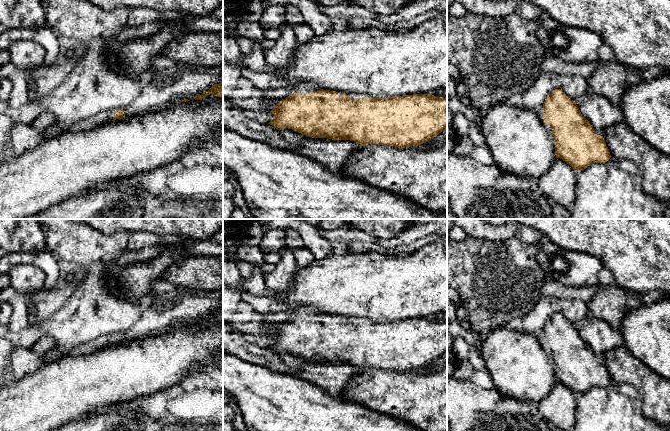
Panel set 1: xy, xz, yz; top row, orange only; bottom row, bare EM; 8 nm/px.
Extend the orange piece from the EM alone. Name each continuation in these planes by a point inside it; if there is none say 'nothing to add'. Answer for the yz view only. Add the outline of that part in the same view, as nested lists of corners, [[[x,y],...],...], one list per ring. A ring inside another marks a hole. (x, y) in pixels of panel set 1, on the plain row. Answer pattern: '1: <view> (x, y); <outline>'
1: yz (539, 335); [[[543,329],[542,330],[539,330],[536,334],[535,334],[535,337],[539,340],[539,342],[541,343],[543,349],[545,350],[546,354],[552,358],[552,354],[551,354],[551,350],[549,348],[545,348],[543,346]]]

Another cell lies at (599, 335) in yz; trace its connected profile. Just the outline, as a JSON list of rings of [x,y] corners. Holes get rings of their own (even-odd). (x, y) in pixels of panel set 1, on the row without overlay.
[[[592,313],[575,326],[581,338],[600,360],[603,359],[607,351],[624,345],[621,331],[615,330],[607,322],[598,319]]]

